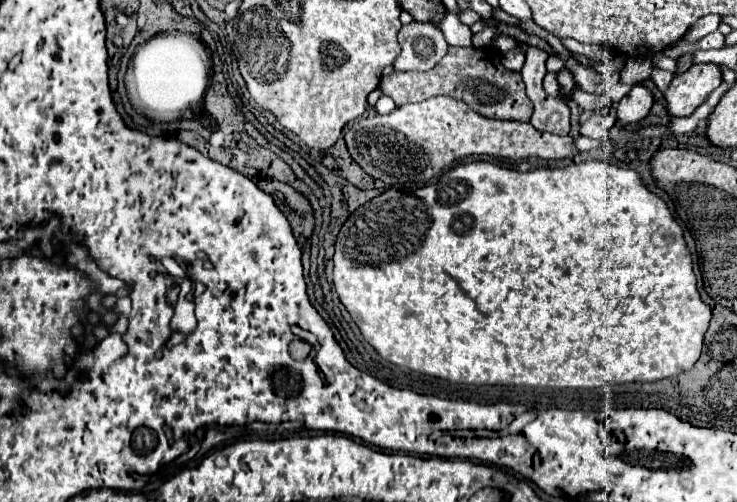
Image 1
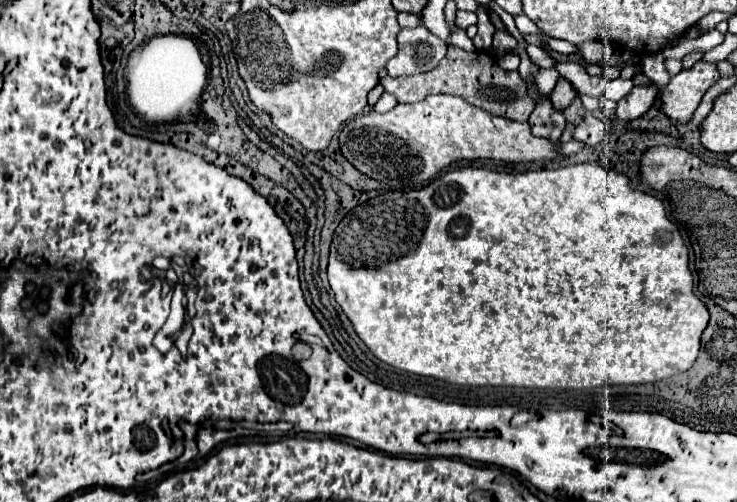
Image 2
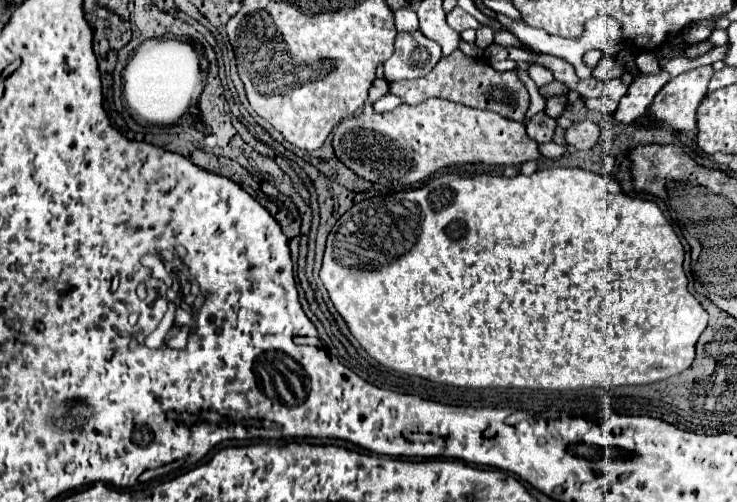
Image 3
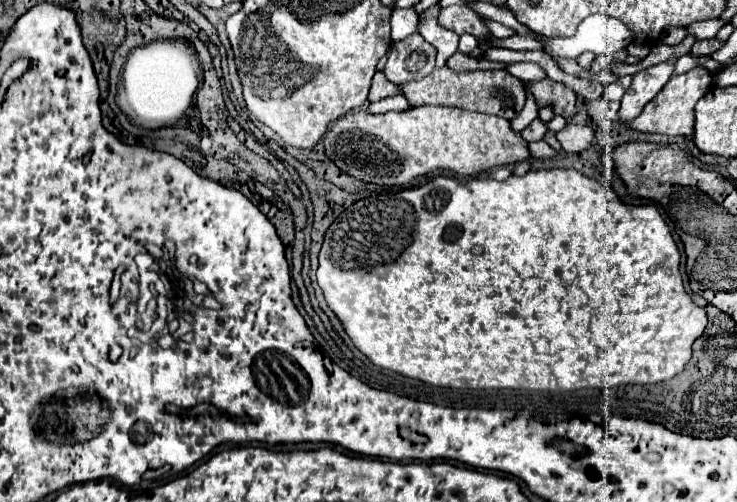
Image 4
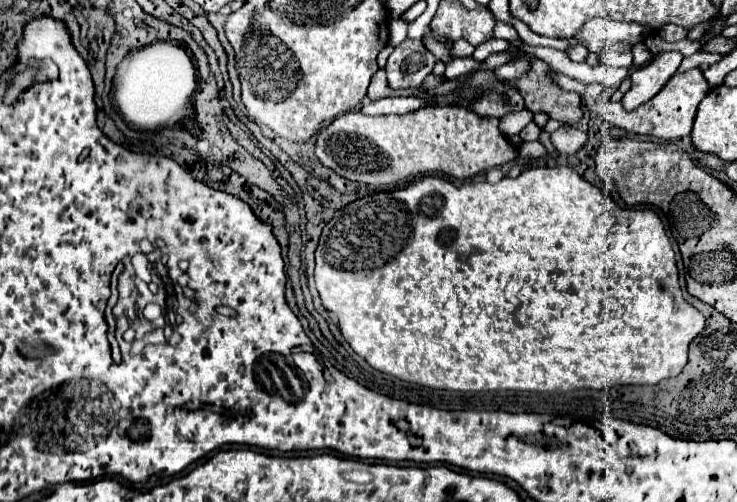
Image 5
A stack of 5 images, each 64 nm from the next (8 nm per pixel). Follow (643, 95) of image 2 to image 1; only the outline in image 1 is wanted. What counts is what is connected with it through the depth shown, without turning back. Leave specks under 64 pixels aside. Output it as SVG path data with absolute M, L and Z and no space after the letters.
M632 86L632 90L618 102L616 114L622 122L640 122L652 108L654 104L654 96L650 90L636 90L636 86Z

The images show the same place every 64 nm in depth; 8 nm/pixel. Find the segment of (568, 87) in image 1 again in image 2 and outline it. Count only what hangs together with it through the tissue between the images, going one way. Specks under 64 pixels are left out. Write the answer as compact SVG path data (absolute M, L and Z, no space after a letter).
M558 80L554 92L548 96L548 100L552 102L554 110L564 110L574 100L574 96L576 96L574 88L570 84L566 84L564 80Z

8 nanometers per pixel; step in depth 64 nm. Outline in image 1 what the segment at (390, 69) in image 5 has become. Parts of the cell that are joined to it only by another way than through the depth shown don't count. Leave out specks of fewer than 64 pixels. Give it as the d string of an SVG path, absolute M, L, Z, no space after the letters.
M412 22L408 26L402 26L398 32L398 42L402 46L402 52L392 64L396 72L432 70L448 52L444 34L432 24Z

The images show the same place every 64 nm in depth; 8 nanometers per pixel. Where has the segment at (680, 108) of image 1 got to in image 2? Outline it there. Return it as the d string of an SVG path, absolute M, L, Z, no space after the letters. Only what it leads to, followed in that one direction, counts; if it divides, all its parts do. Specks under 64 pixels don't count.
M696 62L692 68L682 70L660 90L660 110L674 124L688 124L704 92L718 80L718 76L716 64L708 62Z

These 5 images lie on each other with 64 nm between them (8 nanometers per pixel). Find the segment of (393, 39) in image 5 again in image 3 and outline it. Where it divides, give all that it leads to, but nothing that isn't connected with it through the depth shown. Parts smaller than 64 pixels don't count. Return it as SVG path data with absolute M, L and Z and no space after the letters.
M400 8L394 12L394 24L398 32L414 32L418 30L418 16L414 8Z

